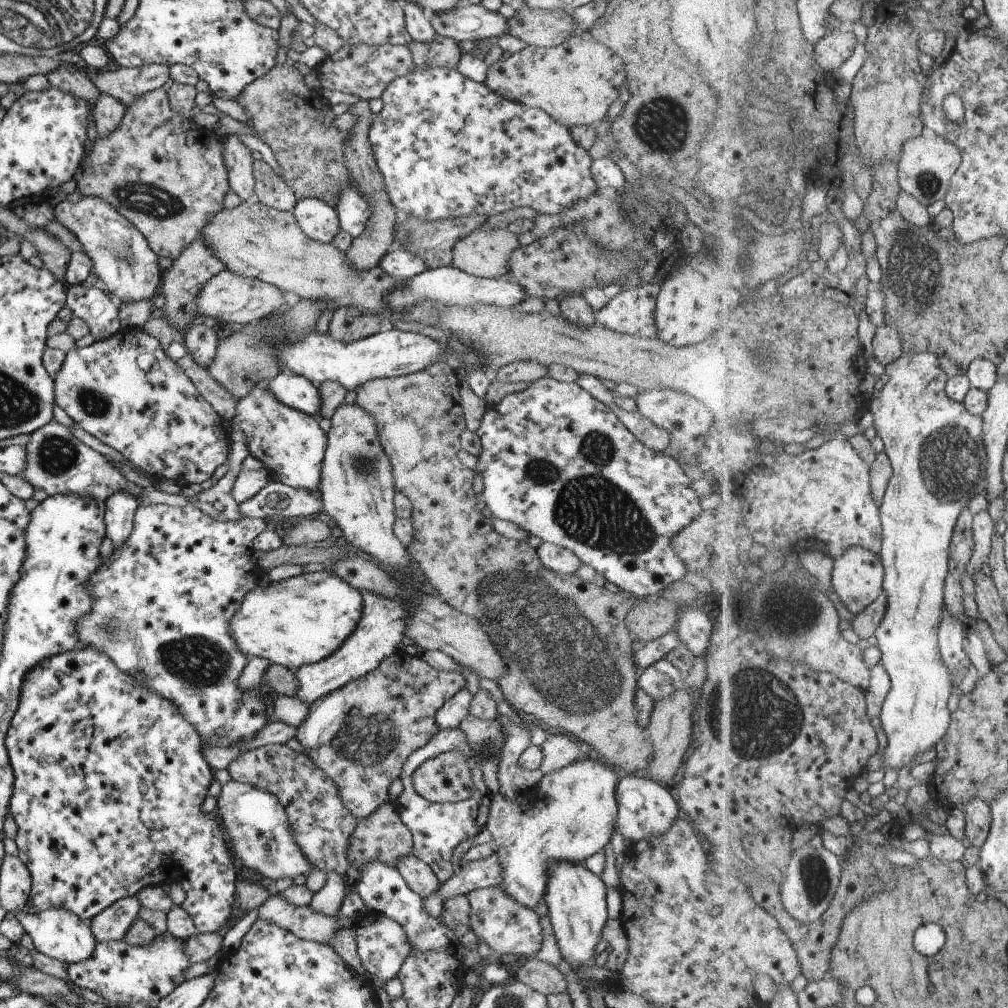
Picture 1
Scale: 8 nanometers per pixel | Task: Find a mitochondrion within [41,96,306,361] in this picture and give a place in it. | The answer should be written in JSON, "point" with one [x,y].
{"point":[148,199]}

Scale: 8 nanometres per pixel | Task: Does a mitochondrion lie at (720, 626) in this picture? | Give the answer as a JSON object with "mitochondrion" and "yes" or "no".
{"mitochondrion":"no"}

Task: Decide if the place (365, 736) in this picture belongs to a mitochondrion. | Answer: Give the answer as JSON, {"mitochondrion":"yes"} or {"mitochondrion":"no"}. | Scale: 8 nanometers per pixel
{"mitochondrion":"yes"}

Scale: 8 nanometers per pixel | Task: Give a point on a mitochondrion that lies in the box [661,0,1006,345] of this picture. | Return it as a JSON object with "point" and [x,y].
{"point":[917,273]}

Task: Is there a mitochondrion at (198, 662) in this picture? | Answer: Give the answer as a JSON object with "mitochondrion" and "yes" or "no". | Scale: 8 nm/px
{"mitochondrion":"yes"}

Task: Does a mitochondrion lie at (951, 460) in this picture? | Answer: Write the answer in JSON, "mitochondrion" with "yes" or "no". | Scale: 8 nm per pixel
{"mitochondrion":"yes"}

